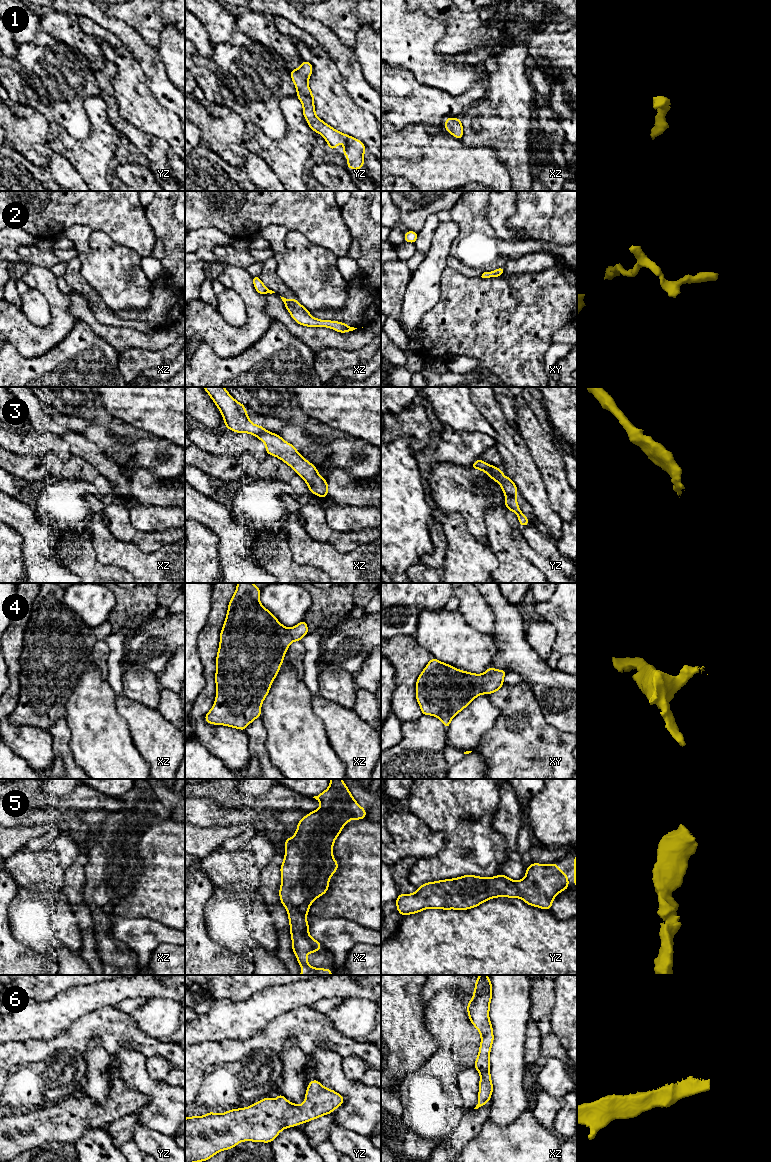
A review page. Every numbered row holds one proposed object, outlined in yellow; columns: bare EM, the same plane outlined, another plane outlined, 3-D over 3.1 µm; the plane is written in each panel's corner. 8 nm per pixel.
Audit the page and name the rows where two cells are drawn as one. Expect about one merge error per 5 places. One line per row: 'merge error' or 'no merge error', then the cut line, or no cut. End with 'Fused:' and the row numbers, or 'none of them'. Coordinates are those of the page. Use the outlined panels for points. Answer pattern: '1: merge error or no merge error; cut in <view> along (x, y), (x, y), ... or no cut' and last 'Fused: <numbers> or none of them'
1: no merge error; no cut
2: no merge error; no cut
3: no merge error; no cut
4: no merge error; no cut
5: no merge error; no cut
6: no merge error; no cut
Fused: none of them

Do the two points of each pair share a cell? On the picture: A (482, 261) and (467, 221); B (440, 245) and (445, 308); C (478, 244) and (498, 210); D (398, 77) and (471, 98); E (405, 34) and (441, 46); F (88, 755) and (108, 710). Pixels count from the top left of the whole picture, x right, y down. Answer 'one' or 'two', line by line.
A: one
B: two
C: two
D: one
E: two
F: one

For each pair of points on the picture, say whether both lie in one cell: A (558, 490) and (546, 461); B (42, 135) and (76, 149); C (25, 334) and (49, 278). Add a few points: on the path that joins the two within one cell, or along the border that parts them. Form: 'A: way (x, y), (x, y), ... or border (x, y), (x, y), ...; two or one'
A: way (558, 483), (560, 479), (550, 468); one
B: border (49, 124), (49, 130), (55, 138); two
C: way (44, 334), (56, 322), (55, 297); one

